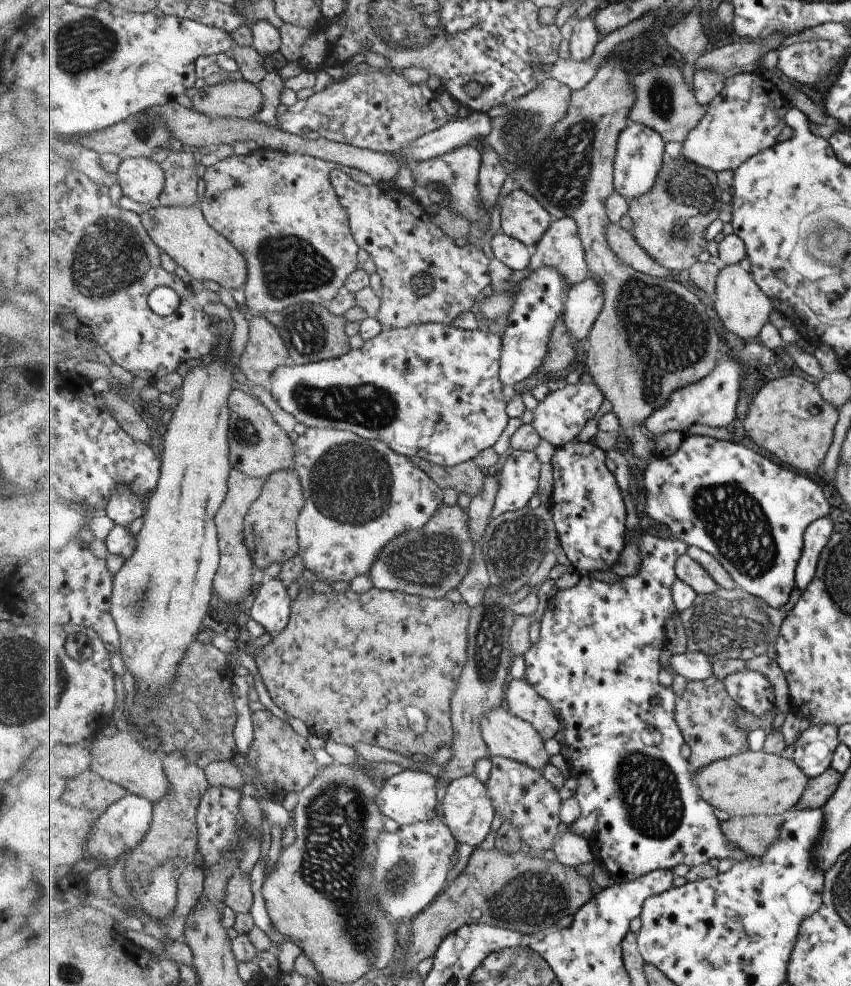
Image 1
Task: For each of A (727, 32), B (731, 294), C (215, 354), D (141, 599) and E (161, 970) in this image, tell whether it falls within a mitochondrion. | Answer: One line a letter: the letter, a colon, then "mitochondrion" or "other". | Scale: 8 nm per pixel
A: other
B: other
C: other
D: mitochondrion
E: other

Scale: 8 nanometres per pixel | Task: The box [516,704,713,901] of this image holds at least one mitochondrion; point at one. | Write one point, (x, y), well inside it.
(646, 788)

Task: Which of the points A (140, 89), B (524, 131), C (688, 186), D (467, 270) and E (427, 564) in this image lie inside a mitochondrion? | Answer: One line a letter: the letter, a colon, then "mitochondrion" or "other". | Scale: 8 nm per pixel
A: other
B: mitochondrion
C: mitochondrion
D: other
E: mitochondrion

